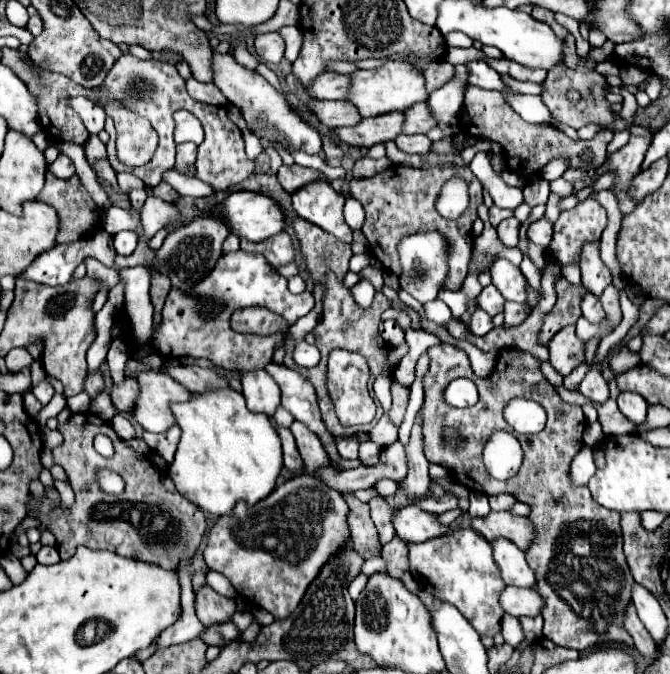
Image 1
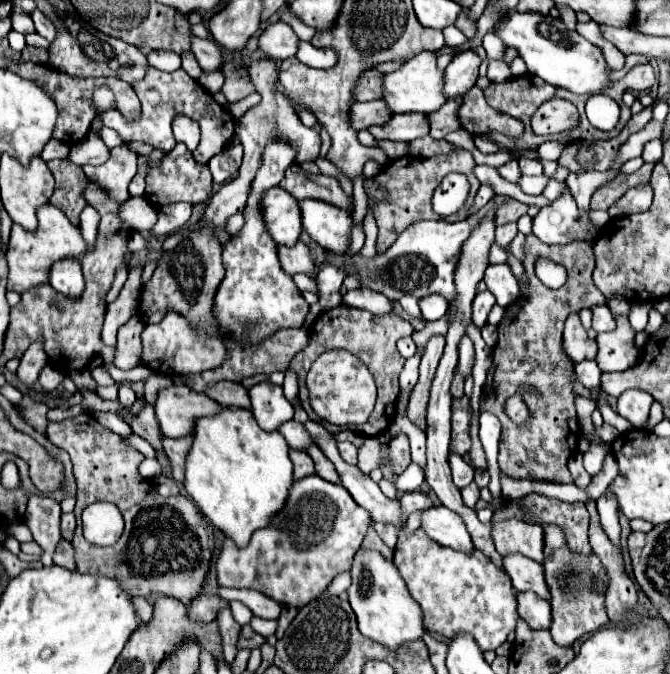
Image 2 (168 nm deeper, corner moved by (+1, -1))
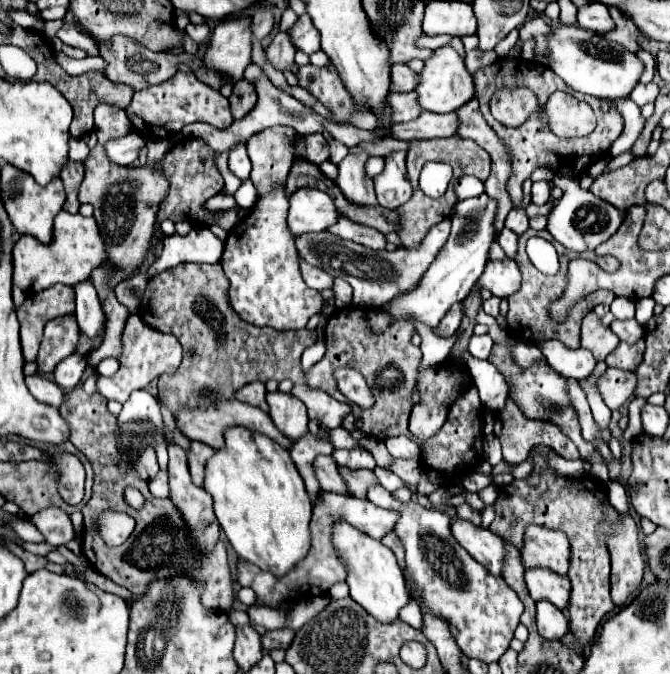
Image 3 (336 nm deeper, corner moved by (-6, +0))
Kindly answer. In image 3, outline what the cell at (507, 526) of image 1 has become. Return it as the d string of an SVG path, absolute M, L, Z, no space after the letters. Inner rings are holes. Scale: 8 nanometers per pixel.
M529 525L523 537L521 563L525 567L547 567L559 575L569 569L569 541L563 531Z

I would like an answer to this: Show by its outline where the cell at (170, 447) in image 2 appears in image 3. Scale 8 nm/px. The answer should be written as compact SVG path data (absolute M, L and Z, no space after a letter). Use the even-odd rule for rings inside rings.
M191 441L189 445L189 455L187 455L187 463L189 463L189 473L191 473L191 479L197 487L203 485L203 467L207 463L207 459L215 453L213 447L205 445L205 443L199 443L199 441Z

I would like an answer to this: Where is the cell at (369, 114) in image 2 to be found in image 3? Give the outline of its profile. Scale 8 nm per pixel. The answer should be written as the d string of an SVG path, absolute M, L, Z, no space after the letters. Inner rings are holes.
M389 93L387 107L391 109L391 123L411 121L421 115L421 107L417 103L417 93Z

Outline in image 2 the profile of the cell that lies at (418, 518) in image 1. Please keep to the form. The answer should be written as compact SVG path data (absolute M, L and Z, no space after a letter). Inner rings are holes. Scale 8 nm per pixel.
M444 506L428 508L422 514L422 528L432 540L442 546L460 550L464 554L472 554L476 550L462 518Z

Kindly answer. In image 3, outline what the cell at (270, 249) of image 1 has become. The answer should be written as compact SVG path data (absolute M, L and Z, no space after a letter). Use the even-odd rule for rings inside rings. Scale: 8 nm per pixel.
M299 257L299 269L301 269L301 275L303 275L303 279L305 279L305 283L311 287L311 289L317 289L317 291L321 291L321 289L331 289L333 287L333 279L331 279L331 275L327 275L323 269L319 269L319 267L311 267L307 261L303 261L301 257Z

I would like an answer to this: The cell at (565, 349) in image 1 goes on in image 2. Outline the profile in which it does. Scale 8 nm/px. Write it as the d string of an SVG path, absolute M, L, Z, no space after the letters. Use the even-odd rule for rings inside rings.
M570 314L564 328L564 350L572 358L572 362L594 360L598 352L596 340L590 340L578 314Z

